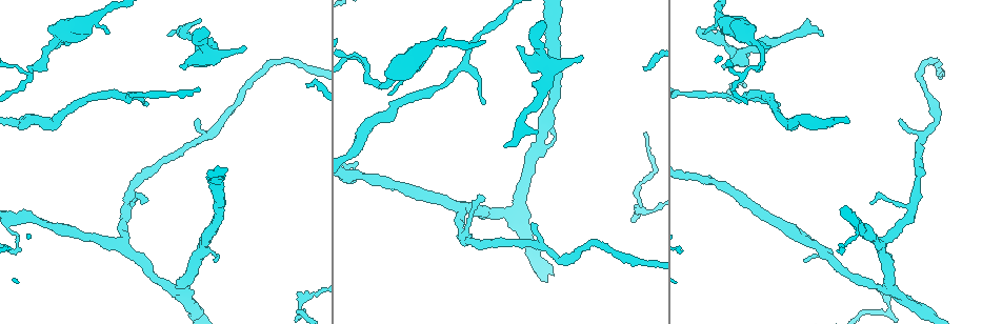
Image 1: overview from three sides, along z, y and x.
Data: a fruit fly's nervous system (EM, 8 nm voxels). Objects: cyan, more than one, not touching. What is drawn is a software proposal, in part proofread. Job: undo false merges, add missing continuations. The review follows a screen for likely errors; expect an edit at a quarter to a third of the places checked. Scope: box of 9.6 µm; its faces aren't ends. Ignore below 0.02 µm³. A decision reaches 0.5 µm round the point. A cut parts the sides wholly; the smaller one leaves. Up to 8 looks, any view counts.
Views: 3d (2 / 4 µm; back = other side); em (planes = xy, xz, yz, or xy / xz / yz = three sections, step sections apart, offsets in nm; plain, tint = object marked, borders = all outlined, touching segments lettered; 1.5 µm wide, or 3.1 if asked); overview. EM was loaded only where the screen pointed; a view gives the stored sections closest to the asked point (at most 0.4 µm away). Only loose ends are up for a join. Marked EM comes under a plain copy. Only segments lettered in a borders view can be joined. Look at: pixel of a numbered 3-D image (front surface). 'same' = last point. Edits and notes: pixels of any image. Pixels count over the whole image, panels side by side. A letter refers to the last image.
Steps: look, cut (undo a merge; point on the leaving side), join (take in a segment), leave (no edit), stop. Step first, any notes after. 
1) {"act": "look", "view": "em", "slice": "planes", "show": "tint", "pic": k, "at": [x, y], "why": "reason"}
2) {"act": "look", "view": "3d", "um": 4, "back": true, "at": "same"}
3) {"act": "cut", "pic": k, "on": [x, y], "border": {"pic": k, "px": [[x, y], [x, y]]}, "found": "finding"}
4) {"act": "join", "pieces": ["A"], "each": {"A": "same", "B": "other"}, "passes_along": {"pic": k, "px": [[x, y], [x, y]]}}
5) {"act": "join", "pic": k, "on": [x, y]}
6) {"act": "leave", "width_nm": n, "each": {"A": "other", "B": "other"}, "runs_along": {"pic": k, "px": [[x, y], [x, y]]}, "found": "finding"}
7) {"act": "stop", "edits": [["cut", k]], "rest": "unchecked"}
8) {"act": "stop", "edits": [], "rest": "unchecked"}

{"act": "look", "view": "em", "slice": "planes", "show": "tint", "pic": 1, "at": [12, 250], "why": "sharp bend"}

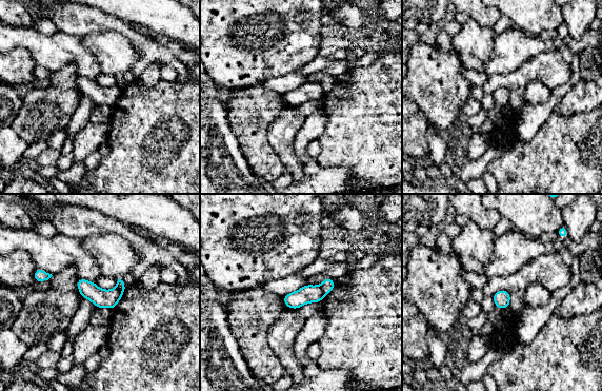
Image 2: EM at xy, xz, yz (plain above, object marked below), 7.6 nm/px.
{"act": "look", "view": "em", "slice": "planes", "show": "borders", "at": "same"}

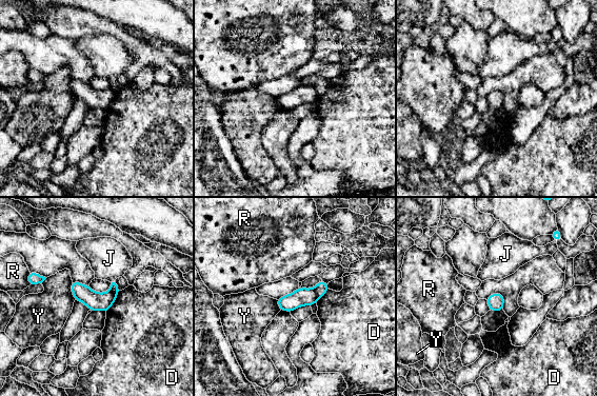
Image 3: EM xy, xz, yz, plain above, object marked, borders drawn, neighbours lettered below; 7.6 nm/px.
{"act": "cut", "pic": 3, "on": [302, 296], "width_nm": 130, "each": {"D": "other", "J": "other", "R": "other", "Y": "other"}, "border": {"pic": 3, "px": [[313, 289], [318, 298]]}, "found": "a second neuron is stuck on"}

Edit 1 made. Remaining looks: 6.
{"act": "look", "view": "em", "slice": "planes", "show": "borders", "pic": 1, "at": [821, 34], "why": "tapers out"}

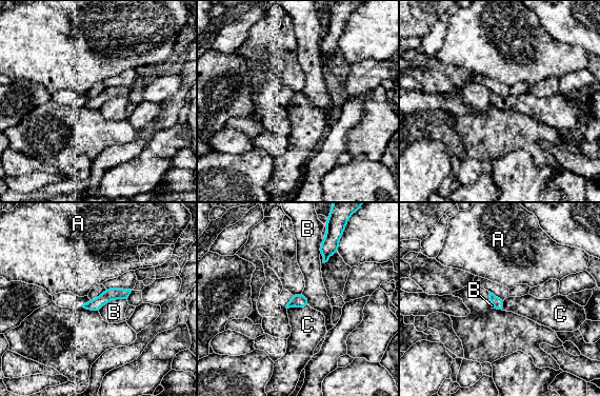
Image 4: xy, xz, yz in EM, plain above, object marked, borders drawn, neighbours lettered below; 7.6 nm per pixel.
{"act": "join", "pic": 4, "on": [307, 324], "width_nm": 90, "each": {"A": "other", "B": "other", "C": "same"}, "found": "the neuron continues"}

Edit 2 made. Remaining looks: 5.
{"act": "look", "view": "3d", "um": 2, "pic": 1, "at": [483, 102], "why": "thin end"}

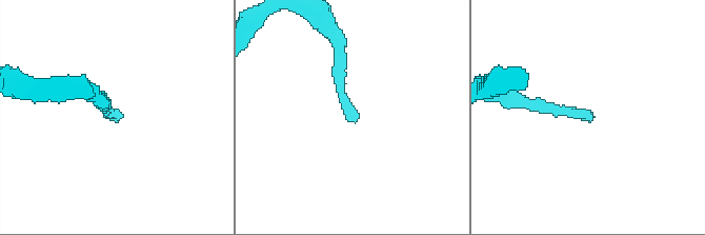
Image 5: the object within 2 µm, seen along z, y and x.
{"act": "look", "view": "em", "slice": "planes", "show": "tint", "pic": 5, "at": [590, 120]}

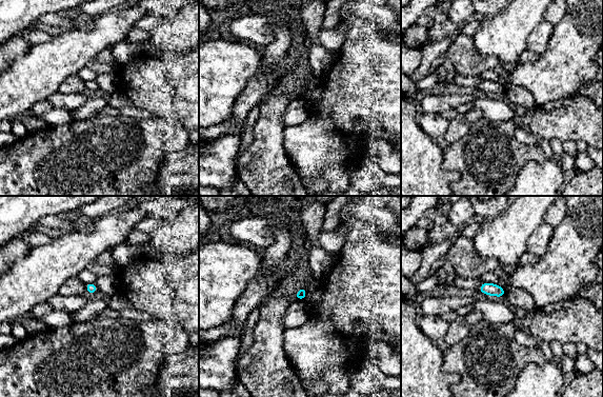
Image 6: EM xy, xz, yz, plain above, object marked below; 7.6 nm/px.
{"act": "look", "view": "em", "slice": "planes", "show": "borders", "at": "same", "why": "see the neighbours"}

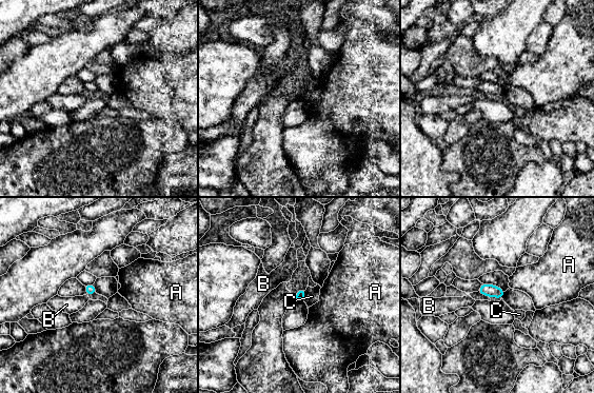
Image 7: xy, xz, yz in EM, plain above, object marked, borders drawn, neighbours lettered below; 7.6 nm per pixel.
{"act": "leave", "each": {"A": "other", "B": "other", "C": "other"}, "border": {"pic": 7, "px": [[307, 289], [304, 301]]}, "found": "no lettered segment goes on from it"}

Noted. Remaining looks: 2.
{"act": "stop", "edits": [["cut", 3], ["join", 4]], "rest": "unchecked"}

